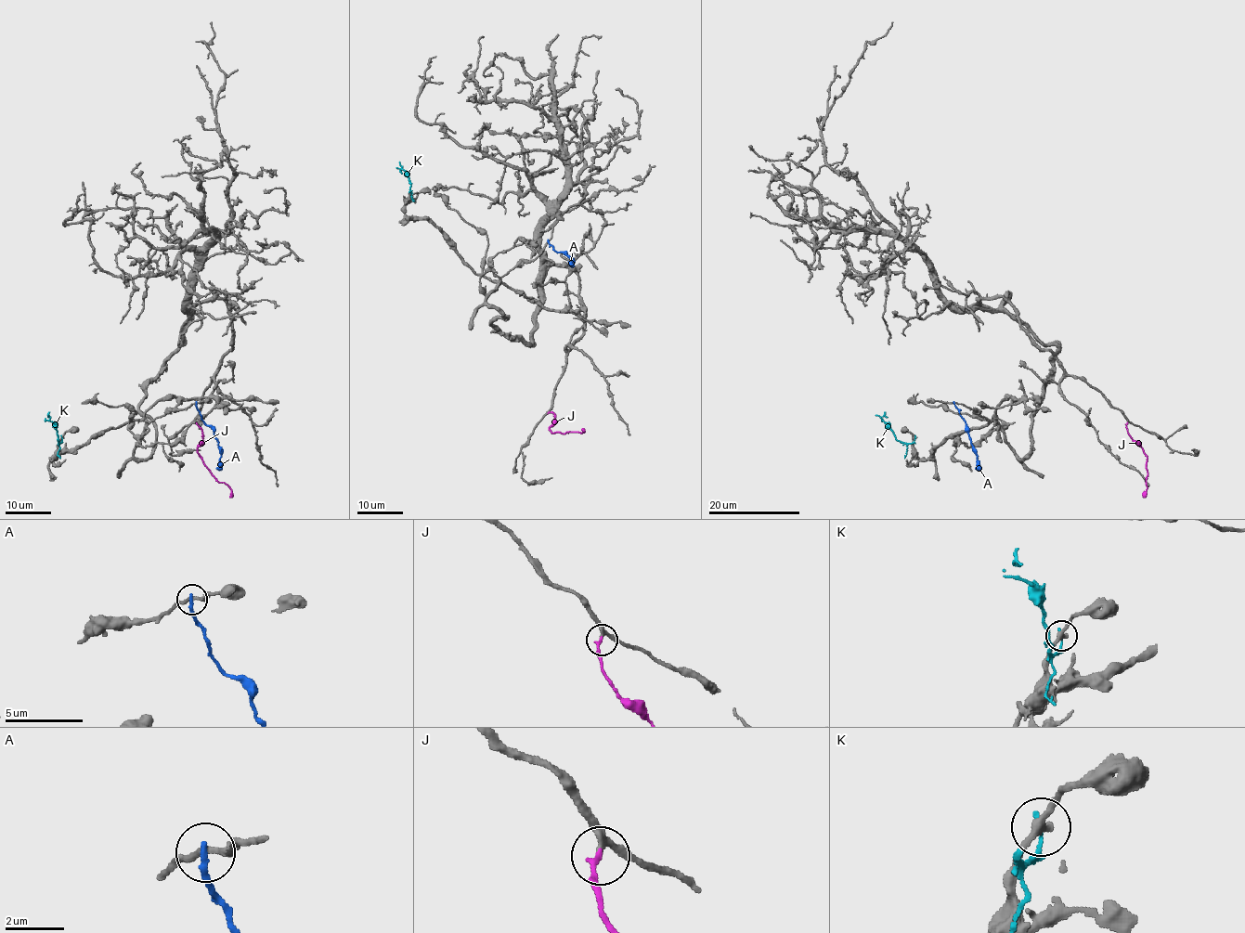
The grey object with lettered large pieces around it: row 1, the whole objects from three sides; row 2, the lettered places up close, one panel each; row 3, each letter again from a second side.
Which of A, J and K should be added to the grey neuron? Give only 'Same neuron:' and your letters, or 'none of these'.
Same neuron: J

